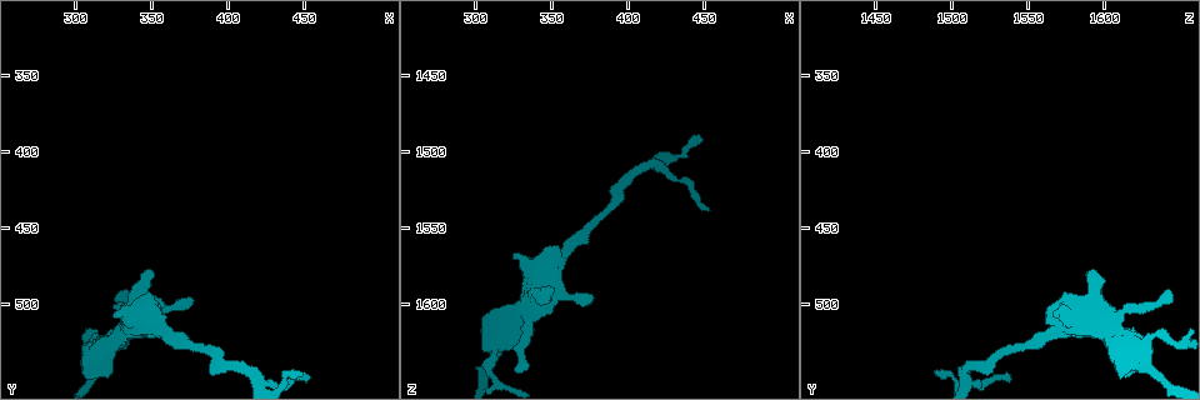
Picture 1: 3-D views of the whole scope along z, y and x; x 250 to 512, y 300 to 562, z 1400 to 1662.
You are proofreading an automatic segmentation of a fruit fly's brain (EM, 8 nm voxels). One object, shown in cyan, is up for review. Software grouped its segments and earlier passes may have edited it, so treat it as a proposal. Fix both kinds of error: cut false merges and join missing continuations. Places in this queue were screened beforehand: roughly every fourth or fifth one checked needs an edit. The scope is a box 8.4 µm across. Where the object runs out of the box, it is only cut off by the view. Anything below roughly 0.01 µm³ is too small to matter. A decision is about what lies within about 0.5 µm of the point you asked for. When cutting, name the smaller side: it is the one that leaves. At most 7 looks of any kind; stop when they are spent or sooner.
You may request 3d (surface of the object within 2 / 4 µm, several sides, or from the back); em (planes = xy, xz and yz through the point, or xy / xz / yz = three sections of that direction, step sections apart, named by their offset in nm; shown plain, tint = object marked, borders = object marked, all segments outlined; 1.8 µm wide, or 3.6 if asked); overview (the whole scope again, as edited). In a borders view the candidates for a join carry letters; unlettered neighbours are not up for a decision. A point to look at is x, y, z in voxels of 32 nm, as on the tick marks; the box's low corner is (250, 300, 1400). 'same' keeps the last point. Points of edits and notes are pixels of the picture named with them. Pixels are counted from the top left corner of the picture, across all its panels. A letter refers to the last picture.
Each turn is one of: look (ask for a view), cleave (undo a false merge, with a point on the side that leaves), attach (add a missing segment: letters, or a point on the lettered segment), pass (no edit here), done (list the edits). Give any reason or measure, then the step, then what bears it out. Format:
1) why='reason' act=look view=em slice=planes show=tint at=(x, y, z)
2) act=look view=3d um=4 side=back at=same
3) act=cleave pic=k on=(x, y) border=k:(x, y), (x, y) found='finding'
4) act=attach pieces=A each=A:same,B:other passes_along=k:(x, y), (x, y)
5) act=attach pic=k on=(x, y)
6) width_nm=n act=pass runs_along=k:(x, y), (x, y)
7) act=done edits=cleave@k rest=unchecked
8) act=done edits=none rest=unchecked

act=look view=em slice=xy step=16 show=tint at=(332, 490, 1644)

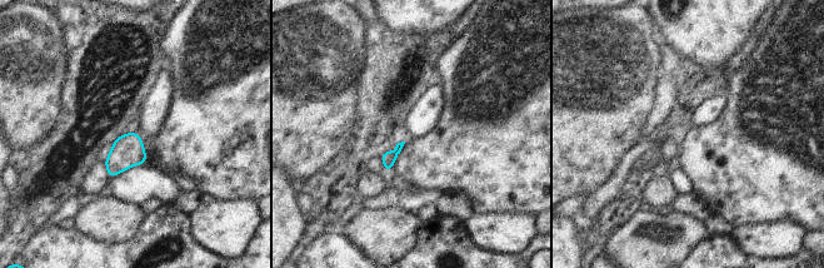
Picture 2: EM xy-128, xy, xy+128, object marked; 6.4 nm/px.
why='cut it another way' act=look view=em slice=yz step=4 show=borders at=same

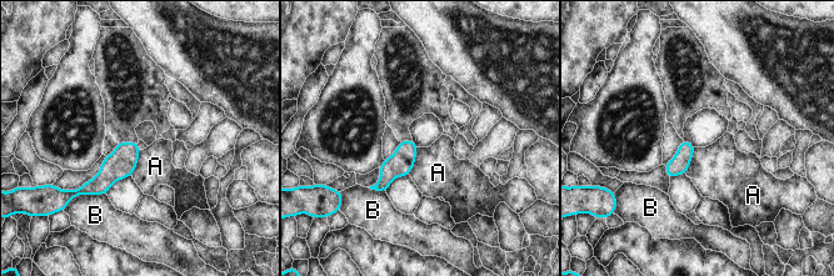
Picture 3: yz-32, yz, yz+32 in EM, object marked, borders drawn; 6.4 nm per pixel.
width_nm=110 act=pass each=A:other,B:other border=3:(418, 147), (415, 164), (409, 175) found='no lettered segment goes on from it'

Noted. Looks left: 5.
why='tapers out' act=look view=3d um=4 at=(448, 548, 1494)

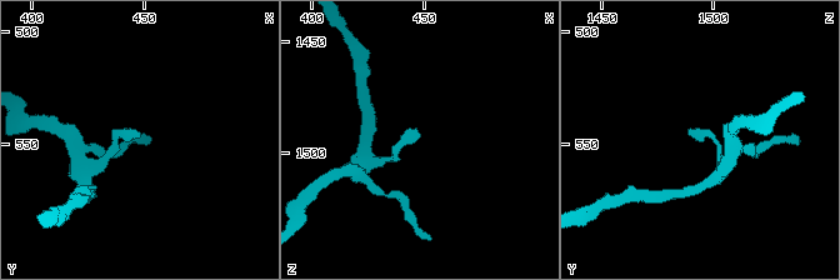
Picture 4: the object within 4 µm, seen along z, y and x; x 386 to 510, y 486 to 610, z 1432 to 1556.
act=look view=em slice=planes show=borders at=(448, 546, 1493)

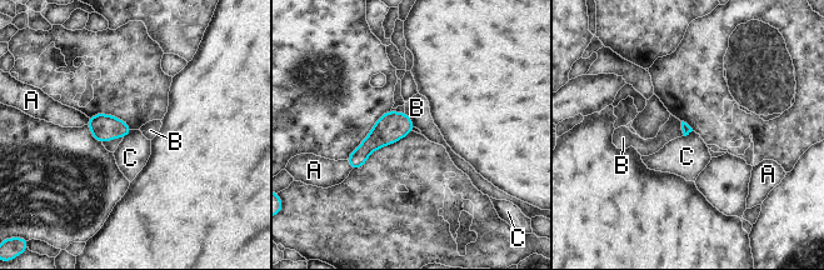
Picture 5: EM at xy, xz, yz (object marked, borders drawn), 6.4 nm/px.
longest_contact=B:130nm act=pass each=A:other,B:other,C:other found='none of them fits'

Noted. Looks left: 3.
why='branch stops here' act=look view=em slice=planes show=borders at=(376, 498, 1594)

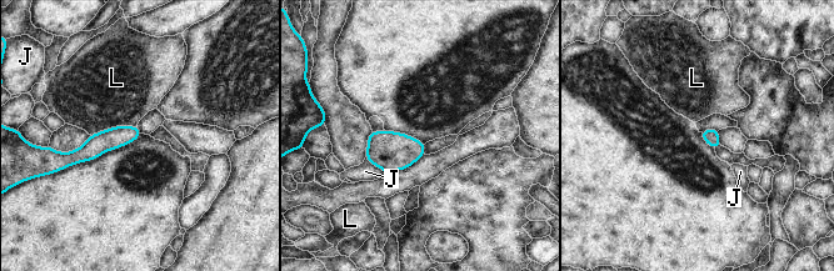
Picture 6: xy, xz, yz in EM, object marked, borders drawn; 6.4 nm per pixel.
act=pass each=J:other,L:other runs_along=6:(136, 133), (68, 157) found='none of them fits'

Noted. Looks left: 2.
act=done edits=none rest=unchecked

